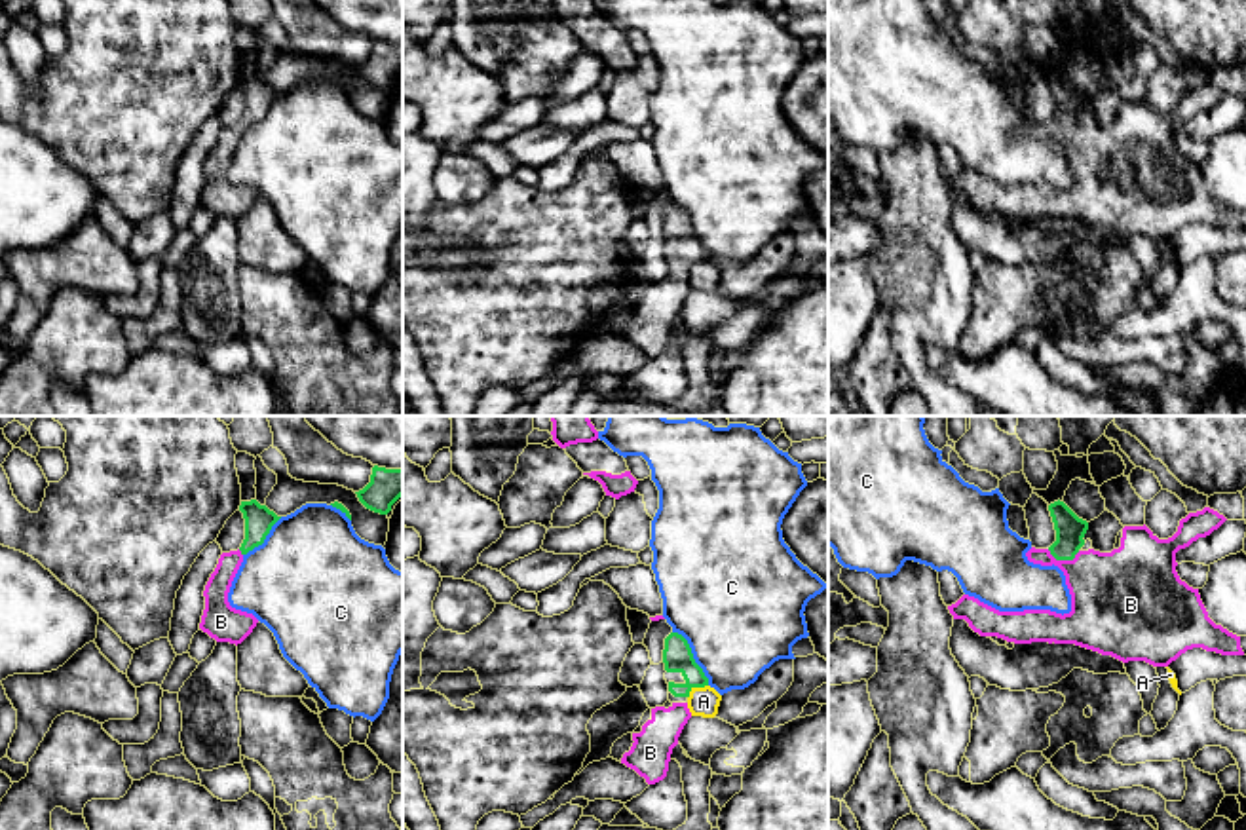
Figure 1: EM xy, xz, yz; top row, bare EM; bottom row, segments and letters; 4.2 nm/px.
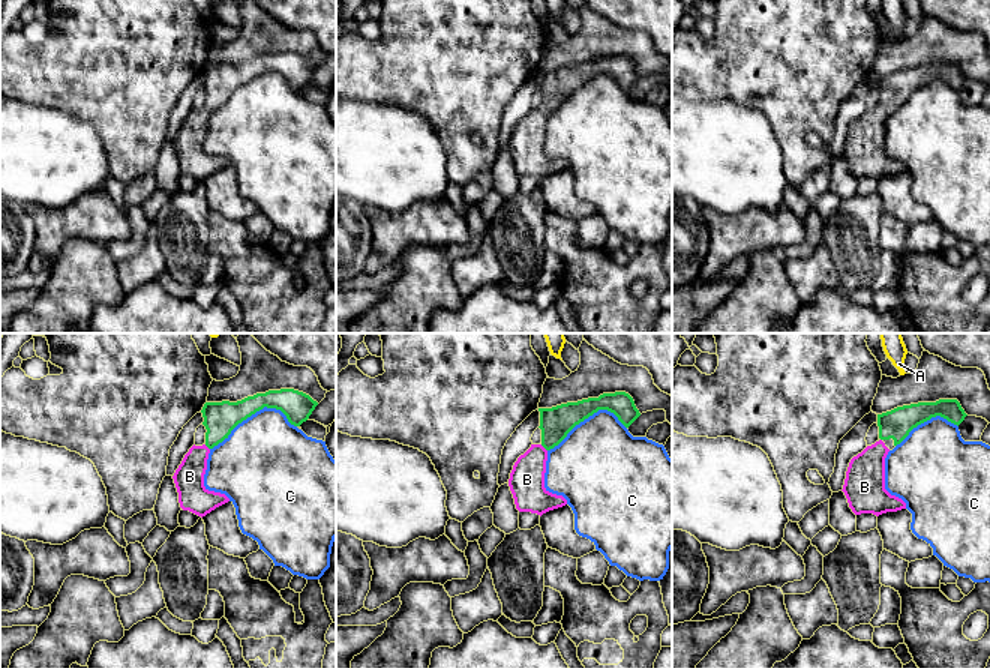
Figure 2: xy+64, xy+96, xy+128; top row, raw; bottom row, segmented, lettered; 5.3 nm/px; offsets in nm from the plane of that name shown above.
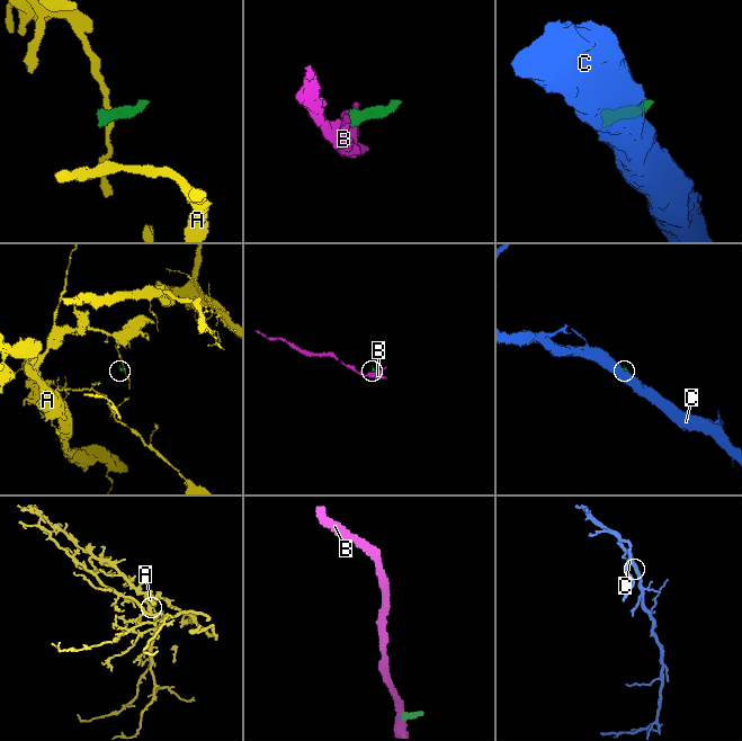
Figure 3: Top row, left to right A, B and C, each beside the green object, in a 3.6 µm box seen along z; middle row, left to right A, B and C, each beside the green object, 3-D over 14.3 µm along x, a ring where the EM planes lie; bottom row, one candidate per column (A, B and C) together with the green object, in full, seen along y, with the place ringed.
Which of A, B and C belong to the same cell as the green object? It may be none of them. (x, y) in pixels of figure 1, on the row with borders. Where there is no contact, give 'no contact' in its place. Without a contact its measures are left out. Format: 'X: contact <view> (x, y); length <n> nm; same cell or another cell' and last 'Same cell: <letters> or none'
A: contact xz (696, 686); length 110 nm; another cell
B: contact yz (1064, 559); length 140 nm; same cell
C: contact xz (692, 656); length 280 nm; another cell
Same cell: B

